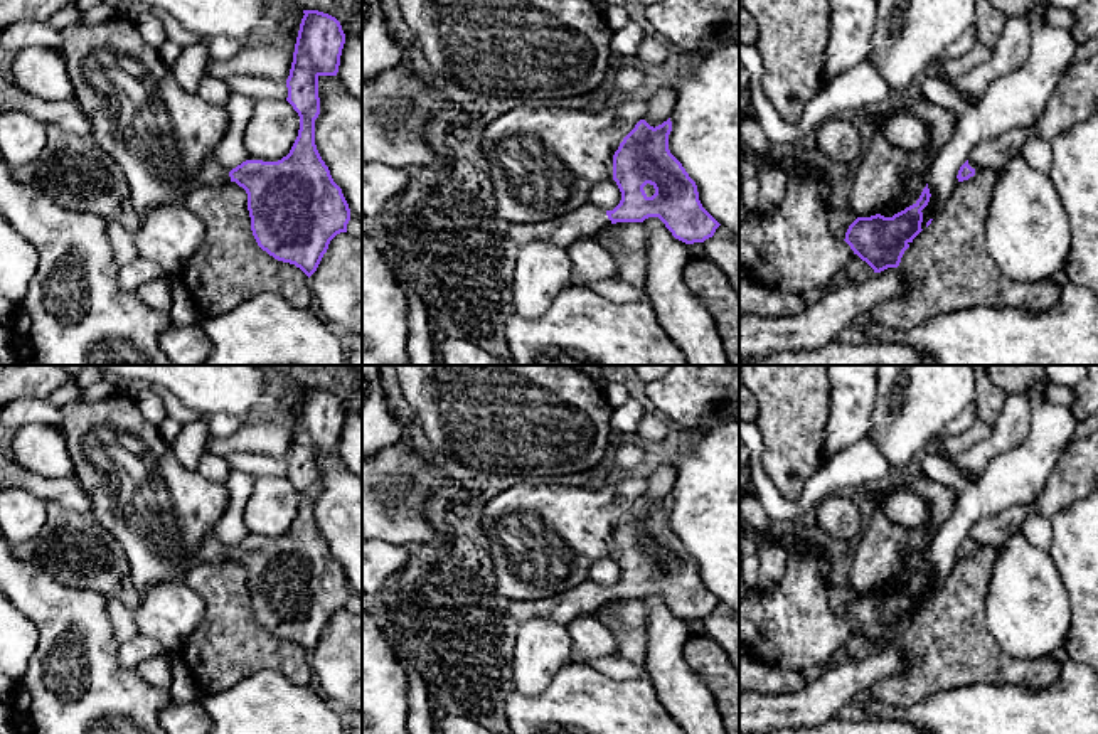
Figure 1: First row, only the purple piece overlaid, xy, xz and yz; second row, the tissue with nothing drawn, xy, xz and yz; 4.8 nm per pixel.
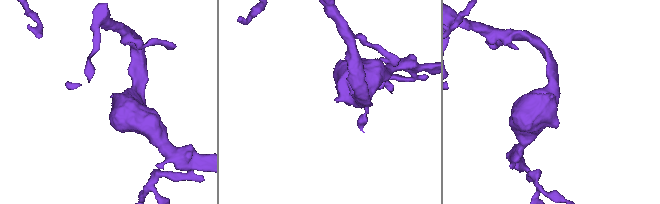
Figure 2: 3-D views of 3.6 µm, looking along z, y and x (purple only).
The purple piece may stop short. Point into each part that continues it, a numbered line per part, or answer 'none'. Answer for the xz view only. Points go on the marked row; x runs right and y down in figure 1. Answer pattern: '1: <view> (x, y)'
1: xz (564, 229)

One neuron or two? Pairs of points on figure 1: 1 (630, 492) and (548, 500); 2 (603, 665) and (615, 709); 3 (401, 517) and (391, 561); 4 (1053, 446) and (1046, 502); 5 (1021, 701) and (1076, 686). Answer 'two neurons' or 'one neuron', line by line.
1: one neuron
2: two neurons
3: two neurons
4: two neurons
5: one neuron

